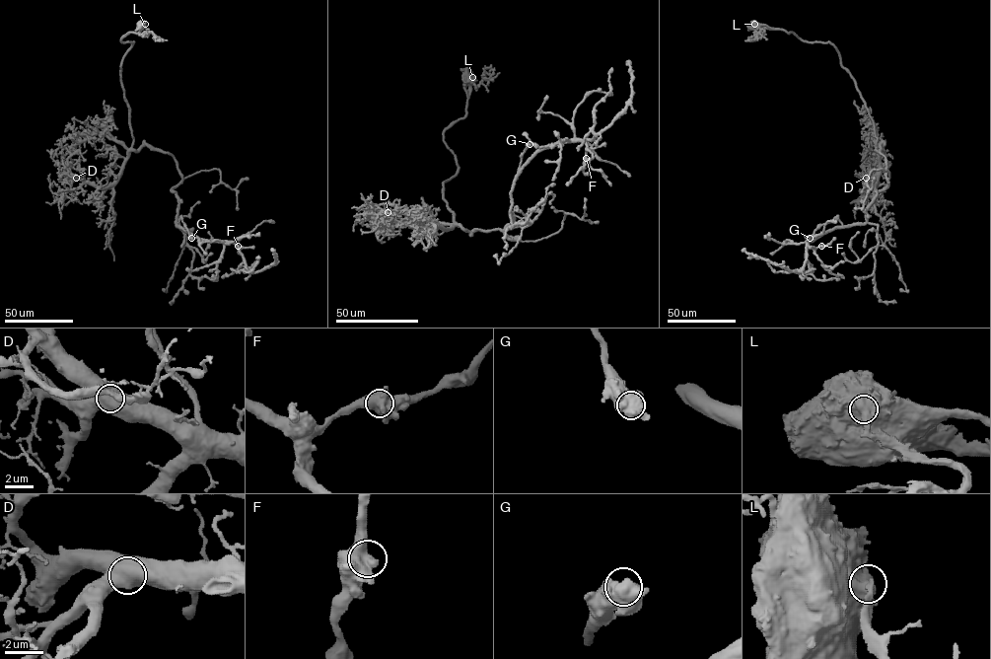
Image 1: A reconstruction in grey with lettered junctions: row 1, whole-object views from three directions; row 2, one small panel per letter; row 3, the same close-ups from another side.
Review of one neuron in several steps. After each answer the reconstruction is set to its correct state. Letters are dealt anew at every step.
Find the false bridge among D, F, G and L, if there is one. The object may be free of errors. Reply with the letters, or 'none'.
L

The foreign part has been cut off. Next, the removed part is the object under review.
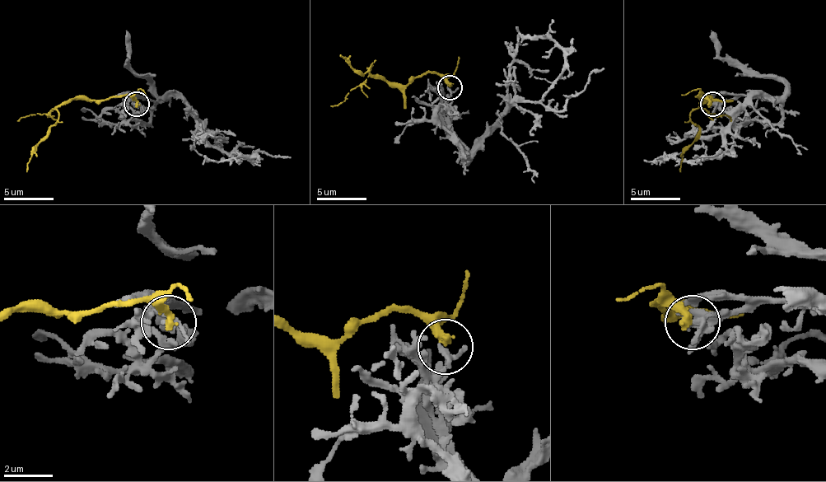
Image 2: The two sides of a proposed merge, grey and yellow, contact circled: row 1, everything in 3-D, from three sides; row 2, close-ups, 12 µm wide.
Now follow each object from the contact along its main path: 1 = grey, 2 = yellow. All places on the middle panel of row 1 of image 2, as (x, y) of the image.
1: (450, 88), (448, 128), (470, 147), (520, 103), (537, 103), (562, 70), (565, 53), (515, 25)
2: (450, 88), (435, 73), (417, 76), (405, 86), (388, 86), (375, 78), (370, 65), (358, 73), (341, 55)

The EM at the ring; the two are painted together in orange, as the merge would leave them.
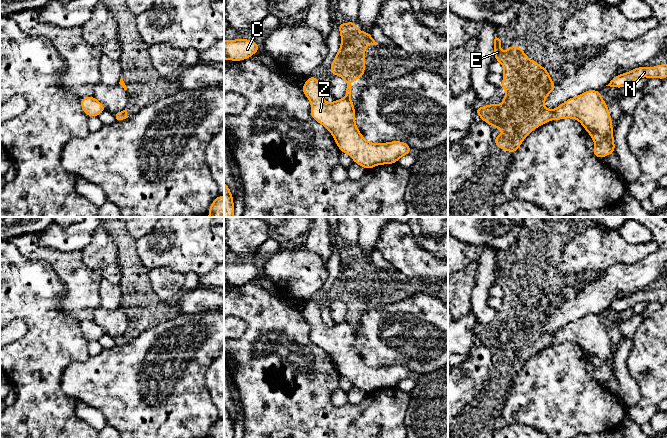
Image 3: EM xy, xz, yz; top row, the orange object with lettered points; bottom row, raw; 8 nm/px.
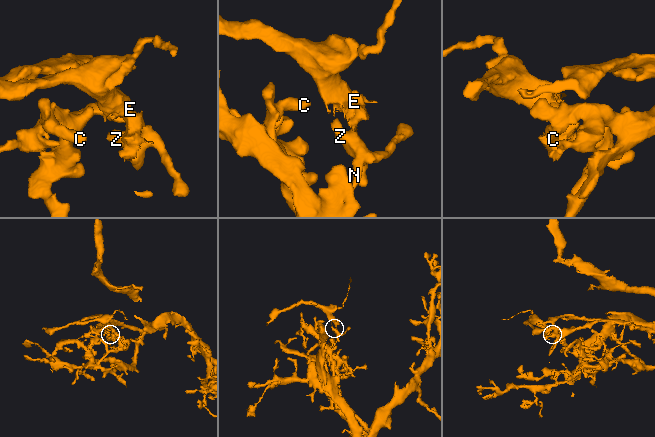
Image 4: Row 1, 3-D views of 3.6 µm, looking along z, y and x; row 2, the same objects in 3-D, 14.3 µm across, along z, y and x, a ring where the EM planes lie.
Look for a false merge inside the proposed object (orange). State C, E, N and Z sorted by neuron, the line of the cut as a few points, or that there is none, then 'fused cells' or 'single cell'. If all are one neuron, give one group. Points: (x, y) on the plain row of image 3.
C N Z / E; cut in yz along (555, 334), (551, 343); fused cells

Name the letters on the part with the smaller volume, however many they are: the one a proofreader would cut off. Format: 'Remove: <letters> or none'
Remove: E

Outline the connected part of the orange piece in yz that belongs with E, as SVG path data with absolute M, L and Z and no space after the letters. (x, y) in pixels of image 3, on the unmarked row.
M496 261L494 263L494 283L501 287L504 292L503 304L501 312L505 315L513 314L514 318L505 317L503 319L503 328L487 328L483 331L474 332L474 335L480 340L481 344L488 347L492 352L498 351L501 356L509 356L509 359L497 359L494 361L494 368L505 375L512 376L513 379L517 376L520 369L523 367L524 363L536 352L544 349L548 345L551 345L554 340L555 334L547 333L543 330L547 320L553 316L556 312L556 307L554 307L550 302L550 296L545 294L544 291L530 284L523 273L516 269L508 270L506 274L506 280L503 280L501 272L501 264Z

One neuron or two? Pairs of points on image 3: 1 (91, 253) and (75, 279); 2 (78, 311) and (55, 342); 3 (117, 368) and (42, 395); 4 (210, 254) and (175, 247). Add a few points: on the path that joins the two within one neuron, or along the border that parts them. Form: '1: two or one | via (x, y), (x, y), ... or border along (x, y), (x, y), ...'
1: two | border along (81, 251), (84, 261), (99, 269), (101, 278)
2: two | border along (62, 297), (61, 309), (67, 315), (80, 322)
3: two | border along (67, 365), (61, 378), (61, 389), (78, 400)
4: one | via (201, 250), (184, 247)

